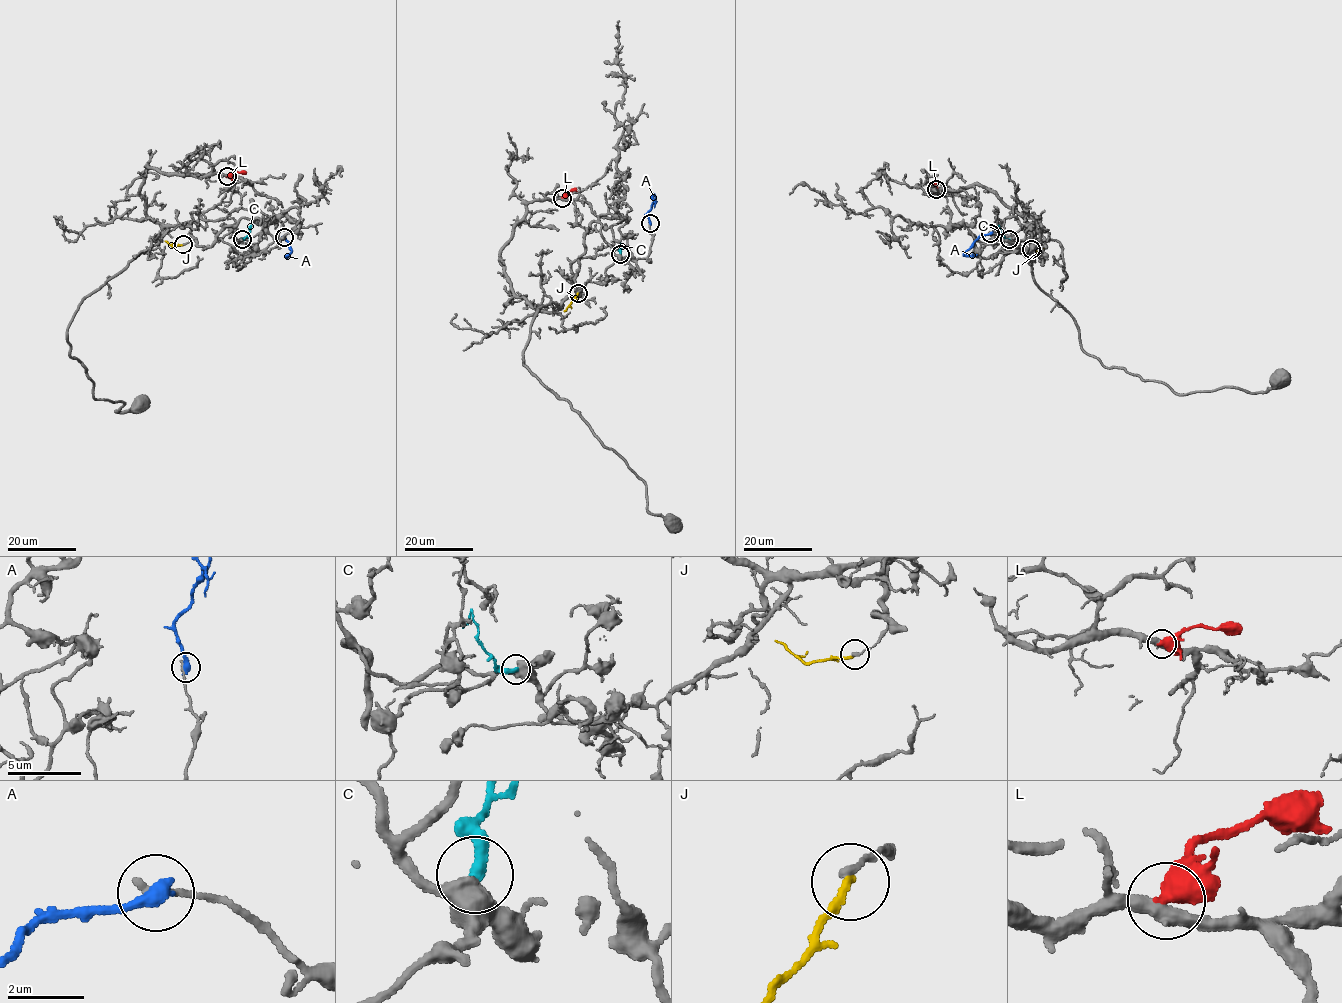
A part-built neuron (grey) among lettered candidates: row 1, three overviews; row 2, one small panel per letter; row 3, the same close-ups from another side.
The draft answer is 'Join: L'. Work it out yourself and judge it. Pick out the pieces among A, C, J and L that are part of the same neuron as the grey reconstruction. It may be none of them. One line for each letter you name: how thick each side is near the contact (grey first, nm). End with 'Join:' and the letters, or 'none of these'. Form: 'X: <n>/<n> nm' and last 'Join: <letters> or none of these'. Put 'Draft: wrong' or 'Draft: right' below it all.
Join: none of these
Draft: wrong

